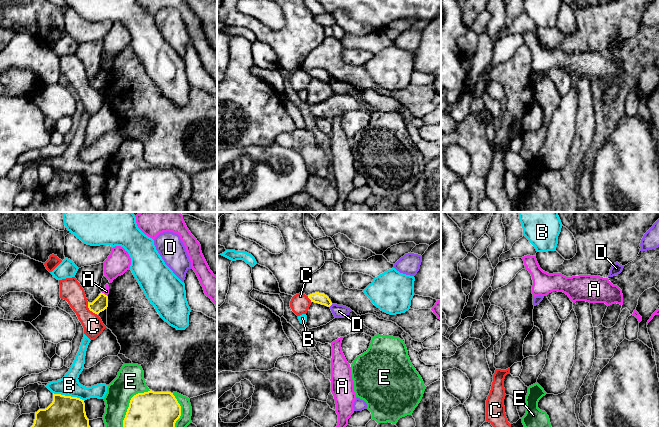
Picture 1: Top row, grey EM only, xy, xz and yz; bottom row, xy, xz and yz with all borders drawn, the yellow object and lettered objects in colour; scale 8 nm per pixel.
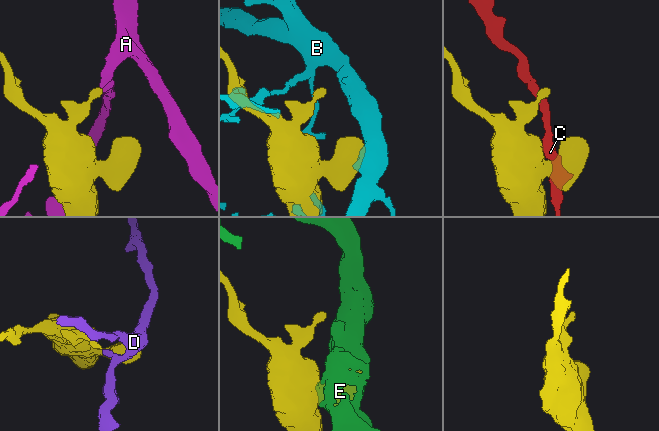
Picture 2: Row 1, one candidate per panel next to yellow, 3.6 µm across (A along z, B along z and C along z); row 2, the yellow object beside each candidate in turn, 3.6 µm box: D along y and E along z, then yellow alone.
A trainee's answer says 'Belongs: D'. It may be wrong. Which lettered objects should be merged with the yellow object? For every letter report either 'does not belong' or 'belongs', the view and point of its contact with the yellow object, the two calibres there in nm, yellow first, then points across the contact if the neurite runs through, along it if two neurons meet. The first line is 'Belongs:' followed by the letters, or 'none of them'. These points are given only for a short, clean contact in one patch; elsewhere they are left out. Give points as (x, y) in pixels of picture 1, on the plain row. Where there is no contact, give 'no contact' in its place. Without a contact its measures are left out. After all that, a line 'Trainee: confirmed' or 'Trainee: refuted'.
Belongs: none of them
A: does not belong; meets yellow in xy at (103, 69); 110 nm thick on the yellow side, 50 nm on the other
B: does not belong; meets yellow in xy at (69, 172); 400 nm thick on the yellow side, 170 nm on the other
C: does not belong; meets yellow in xy at (90, 86); 110 nm thick on the yellow side, 180 nm on the other
D: does not belong; meets yellow in xz at (330, 81); 90 nm thick on the yellow side, 110 nm on the other; border along xz (332, 80), (329, 82)
E: does not belong; meets yellow in xy at (128, 183); 420 nm thick on the yellow side, 220 nm on the other
Trainee: refuted

